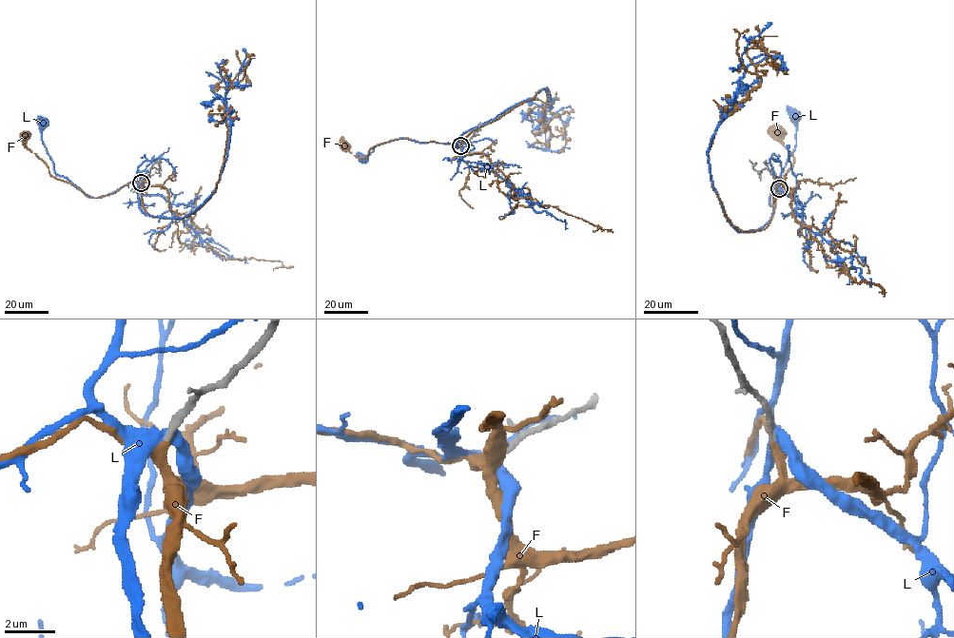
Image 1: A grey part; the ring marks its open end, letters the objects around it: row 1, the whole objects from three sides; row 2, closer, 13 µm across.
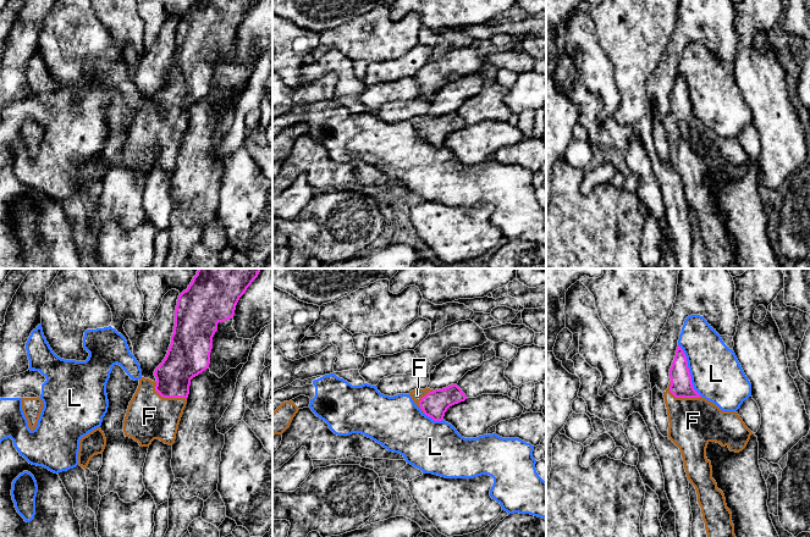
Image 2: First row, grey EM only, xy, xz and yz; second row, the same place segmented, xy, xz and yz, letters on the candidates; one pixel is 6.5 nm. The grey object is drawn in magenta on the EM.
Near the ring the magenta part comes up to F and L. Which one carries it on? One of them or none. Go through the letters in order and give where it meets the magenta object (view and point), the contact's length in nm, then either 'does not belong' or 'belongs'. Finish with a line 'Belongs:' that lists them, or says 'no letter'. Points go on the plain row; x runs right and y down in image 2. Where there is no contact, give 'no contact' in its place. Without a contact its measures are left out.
F: contact xy (166, 123); length 240 nm; belongs
L: contact yz (688, 97); length 380 nm; does not belong
Belongs: F

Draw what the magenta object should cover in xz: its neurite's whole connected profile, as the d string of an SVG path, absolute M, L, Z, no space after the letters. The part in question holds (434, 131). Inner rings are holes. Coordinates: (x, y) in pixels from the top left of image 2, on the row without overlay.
M457 111L442 116L414 116L409 120L414 131L434 148L442 148L447 135L464 128L465 121Z

